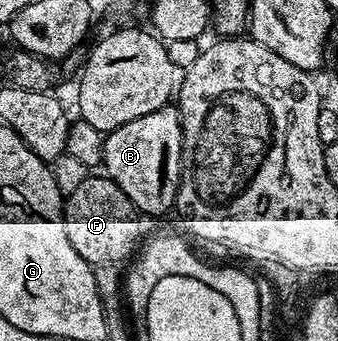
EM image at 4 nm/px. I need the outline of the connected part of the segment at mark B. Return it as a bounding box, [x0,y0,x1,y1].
[103,106,181,216]

